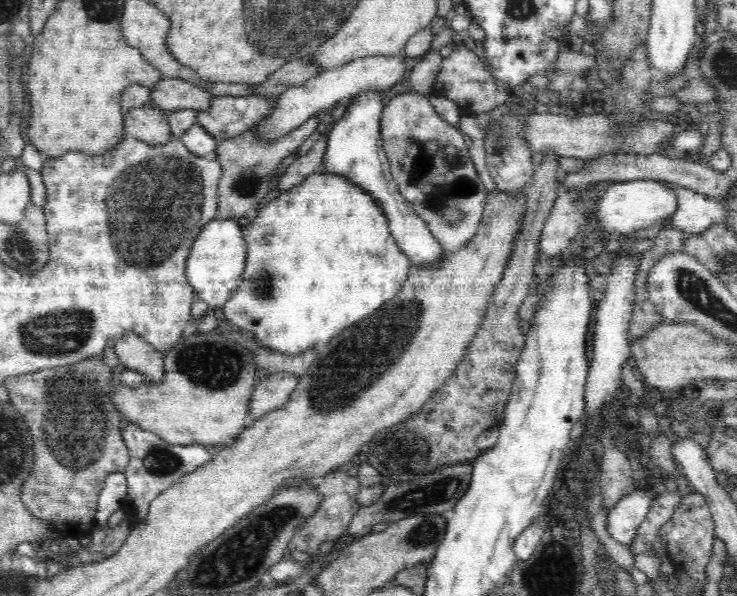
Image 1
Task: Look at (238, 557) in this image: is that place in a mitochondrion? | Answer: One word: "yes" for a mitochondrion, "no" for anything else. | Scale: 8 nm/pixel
yes

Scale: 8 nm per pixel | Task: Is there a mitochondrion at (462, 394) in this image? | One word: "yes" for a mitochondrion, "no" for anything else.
no

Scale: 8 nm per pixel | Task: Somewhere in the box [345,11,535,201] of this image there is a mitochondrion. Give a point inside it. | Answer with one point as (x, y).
(500, 148)

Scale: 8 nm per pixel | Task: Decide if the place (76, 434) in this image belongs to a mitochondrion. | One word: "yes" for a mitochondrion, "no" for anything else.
yes

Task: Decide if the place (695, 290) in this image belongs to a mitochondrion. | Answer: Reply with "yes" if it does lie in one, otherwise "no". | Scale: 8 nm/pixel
yes

